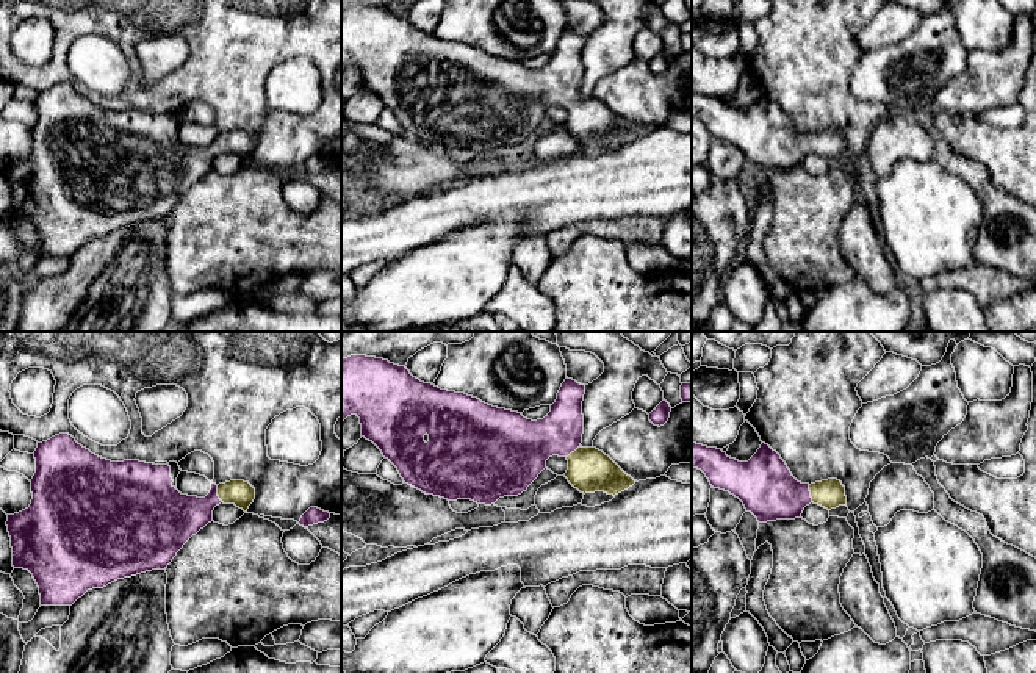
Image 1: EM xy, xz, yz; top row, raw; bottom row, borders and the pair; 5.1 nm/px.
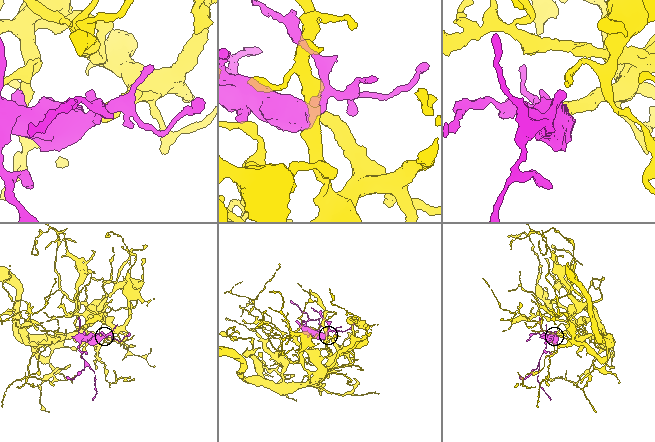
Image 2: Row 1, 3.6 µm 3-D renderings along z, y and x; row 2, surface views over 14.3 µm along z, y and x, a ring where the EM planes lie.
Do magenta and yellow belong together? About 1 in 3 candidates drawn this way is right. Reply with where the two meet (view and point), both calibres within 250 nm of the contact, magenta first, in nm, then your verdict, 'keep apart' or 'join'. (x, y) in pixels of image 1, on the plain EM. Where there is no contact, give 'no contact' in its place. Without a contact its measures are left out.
xy (216, 143) | 260/130 nm | join

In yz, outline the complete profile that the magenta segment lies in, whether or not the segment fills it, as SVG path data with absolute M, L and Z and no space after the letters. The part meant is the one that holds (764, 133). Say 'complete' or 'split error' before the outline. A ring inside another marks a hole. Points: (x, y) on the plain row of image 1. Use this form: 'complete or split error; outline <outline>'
split error; outline M692 92L692 117L701 119L714 138L739 147L759 172L801 167L811 152L828 160L847 155L840 130L801 133L765 92L748 111L731 108L721 99Z

